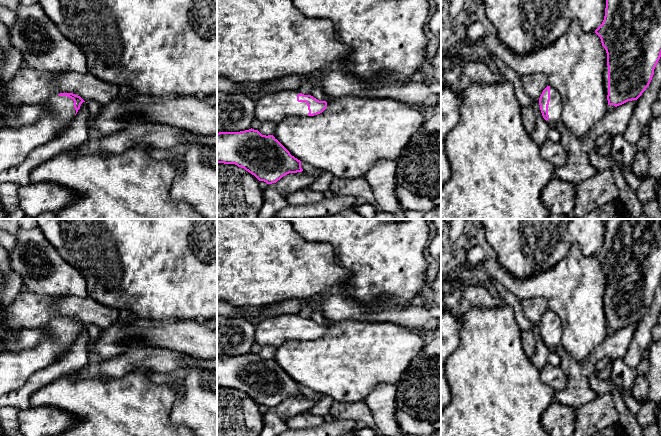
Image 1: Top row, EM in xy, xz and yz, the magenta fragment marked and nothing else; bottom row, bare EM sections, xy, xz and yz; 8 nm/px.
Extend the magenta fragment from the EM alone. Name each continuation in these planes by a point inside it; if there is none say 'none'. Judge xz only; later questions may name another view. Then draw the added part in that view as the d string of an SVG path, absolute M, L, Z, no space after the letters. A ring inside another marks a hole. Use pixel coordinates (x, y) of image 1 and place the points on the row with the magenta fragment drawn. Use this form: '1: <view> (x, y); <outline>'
1: xz (274, 107); M284 90L266 94L256 100L255 114L260 121L278 123L287 116L308 116L306 102L298 102L299 90Z

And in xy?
1: xy (16, 143); M56 93L41 106L45 115L35 123L0 130L0 173L19 165L32 150L59 136L75 118L74 101L67 96Z

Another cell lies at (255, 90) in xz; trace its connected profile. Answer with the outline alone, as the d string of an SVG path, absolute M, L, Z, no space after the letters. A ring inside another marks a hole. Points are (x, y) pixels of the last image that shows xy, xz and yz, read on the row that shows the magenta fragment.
M291 75L268 82L241 83L238 92L243 93L256 101L266 94L281 92L284 90L299 90L302 83L303 78L301 75Z

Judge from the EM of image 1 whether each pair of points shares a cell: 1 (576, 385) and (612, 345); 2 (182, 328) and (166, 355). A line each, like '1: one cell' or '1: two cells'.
1: one cell
2: two cells

